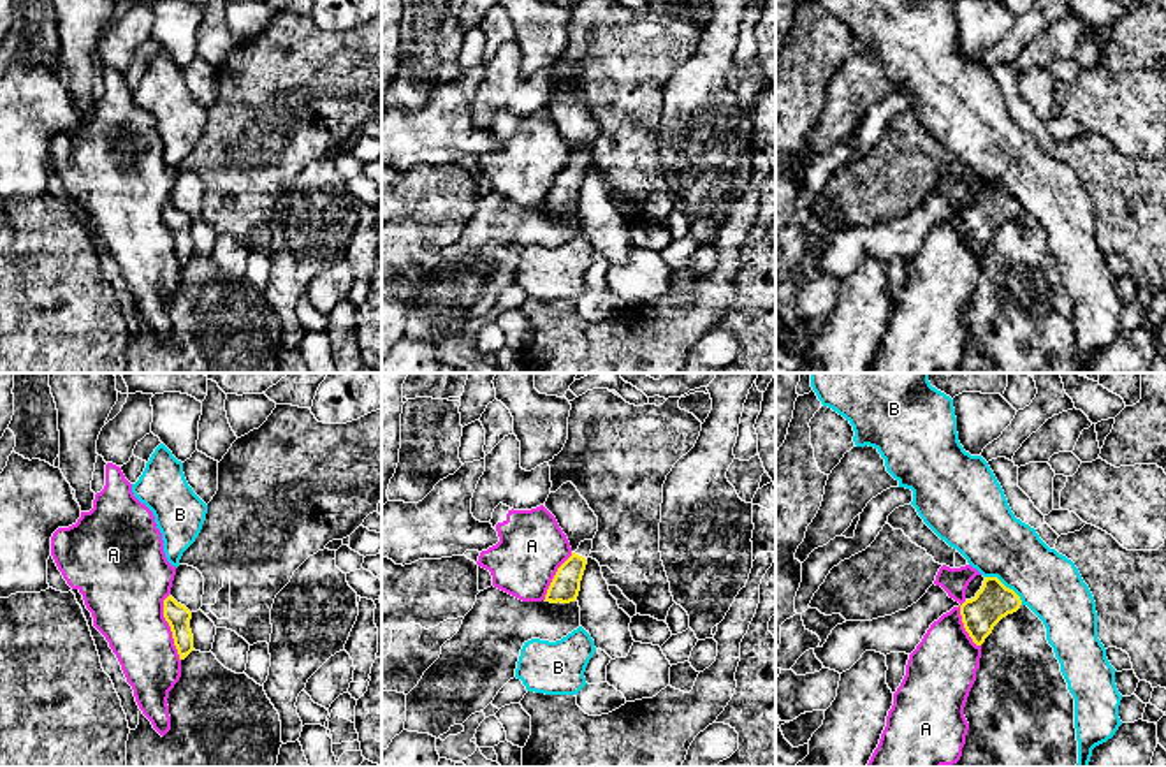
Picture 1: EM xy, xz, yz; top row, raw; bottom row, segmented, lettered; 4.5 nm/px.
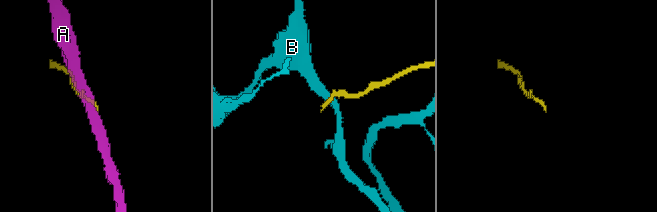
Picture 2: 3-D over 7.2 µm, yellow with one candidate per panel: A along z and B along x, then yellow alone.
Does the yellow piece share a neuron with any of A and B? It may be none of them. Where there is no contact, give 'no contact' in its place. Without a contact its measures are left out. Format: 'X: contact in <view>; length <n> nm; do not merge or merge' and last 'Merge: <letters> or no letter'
A: contact in xy; length 320 nm; do not merge
B: contact in yz; length 220 nm; do not merge
Merge: no letter

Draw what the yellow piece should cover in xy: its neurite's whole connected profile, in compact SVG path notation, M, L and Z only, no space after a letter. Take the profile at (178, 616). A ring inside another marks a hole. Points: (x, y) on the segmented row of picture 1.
M169 595L164 600L164 617L171 626L179 660L185 660L193 651L193 635L190 630L192 612Z

